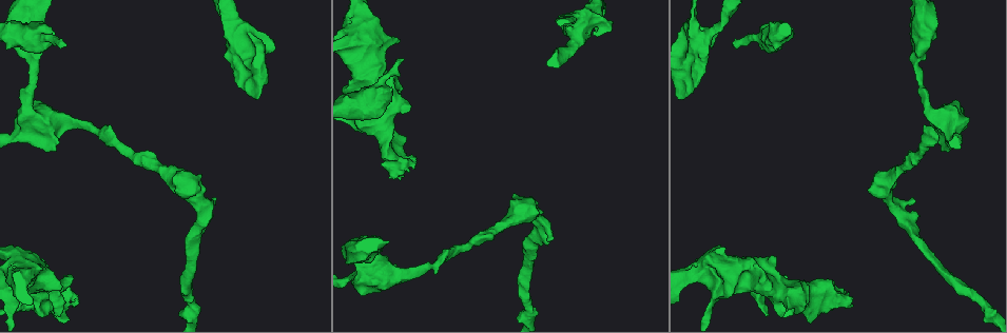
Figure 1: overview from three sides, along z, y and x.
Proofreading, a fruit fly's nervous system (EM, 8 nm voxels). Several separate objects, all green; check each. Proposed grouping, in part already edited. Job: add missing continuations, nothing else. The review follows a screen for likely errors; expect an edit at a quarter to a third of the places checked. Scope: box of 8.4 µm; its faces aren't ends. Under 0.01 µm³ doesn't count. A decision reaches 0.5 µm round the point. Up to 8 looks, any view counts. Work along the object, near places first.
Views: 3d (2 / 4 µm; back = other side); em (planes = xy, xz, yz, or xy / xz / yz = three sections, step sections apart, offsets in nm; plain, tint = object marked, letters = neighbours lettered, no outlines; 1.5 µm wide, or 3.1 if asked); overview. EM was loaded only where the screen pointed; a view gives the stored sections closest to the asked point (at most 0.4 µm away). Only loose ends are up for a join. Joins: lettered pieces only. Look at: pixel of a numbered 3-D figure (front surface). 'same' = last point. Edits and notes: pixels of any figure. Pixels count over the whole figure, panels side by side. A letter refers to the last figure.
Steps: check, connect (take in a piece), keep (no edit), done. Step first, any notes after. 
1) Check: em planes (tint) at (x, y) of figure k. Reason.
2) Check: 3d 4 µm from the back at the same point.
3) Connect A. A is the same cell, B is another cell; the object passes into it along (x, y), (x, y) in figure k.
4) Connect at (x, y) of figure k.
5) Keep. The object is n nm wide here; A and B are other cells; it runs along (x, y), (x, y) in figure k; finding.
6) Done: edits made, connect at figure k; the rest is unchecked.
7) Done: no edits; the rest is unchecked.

Check: 3d 2 µm at (594, 34) of figure 1. Free end.

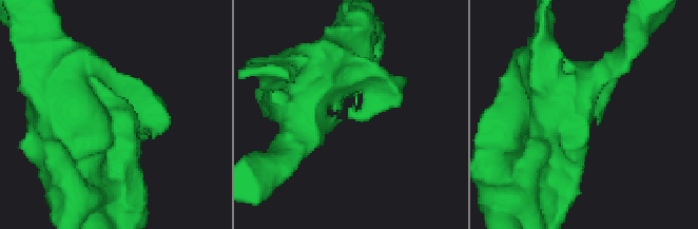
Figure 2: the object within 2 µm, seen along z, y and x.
Check: em xz step 8 (tint) at (354, 116) of figure 2. Need the tissue.

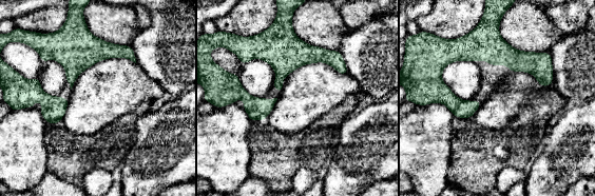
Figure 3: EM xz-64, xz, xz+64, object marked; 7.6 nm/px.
Check: em planes (letters) at the same point. Cut it another way.

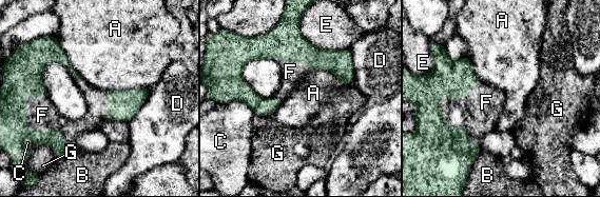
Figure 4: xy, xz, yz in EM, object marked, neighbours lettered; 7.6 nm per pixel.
Connect F. F is the same cell, A, B, C, D, E and G are other cells; the object passes into it along (434, 138), (438, 105), (470, 104) in figure 4; it goes on there.

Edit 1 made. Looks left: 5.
Check: overview. Redraw.

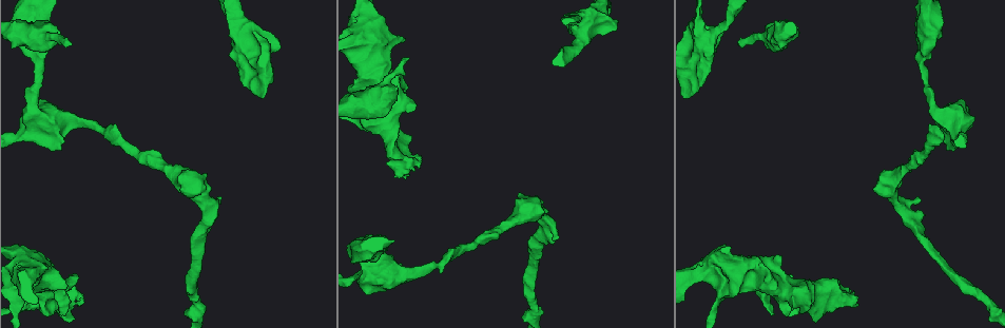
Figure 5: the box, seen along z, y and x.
Check: em yz step 4 (letters) at (66, 288) of figure 5. An open end.

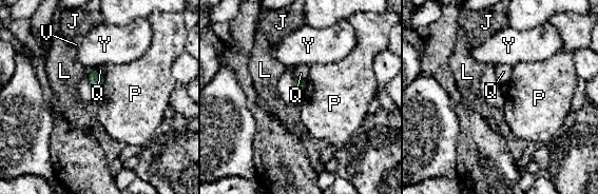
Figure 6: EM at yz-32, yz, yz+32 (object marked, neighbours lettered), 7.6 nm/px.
Keep. J, L, P, Q, V and Y are other cells; a border runs along (104, 76), (102, 91), (97, 97) in figure 6; no lettered piece goes on from it.

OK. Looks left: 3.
Done: edits made, connect at figure 4; the rest is unchecked.

